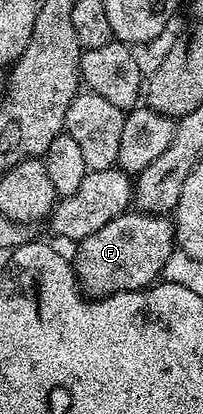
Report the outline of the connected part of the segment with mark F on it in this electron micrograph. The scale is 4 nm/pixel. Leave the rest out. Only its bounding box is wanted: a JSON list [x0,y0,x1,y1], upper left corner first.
[72,209,176,297]

